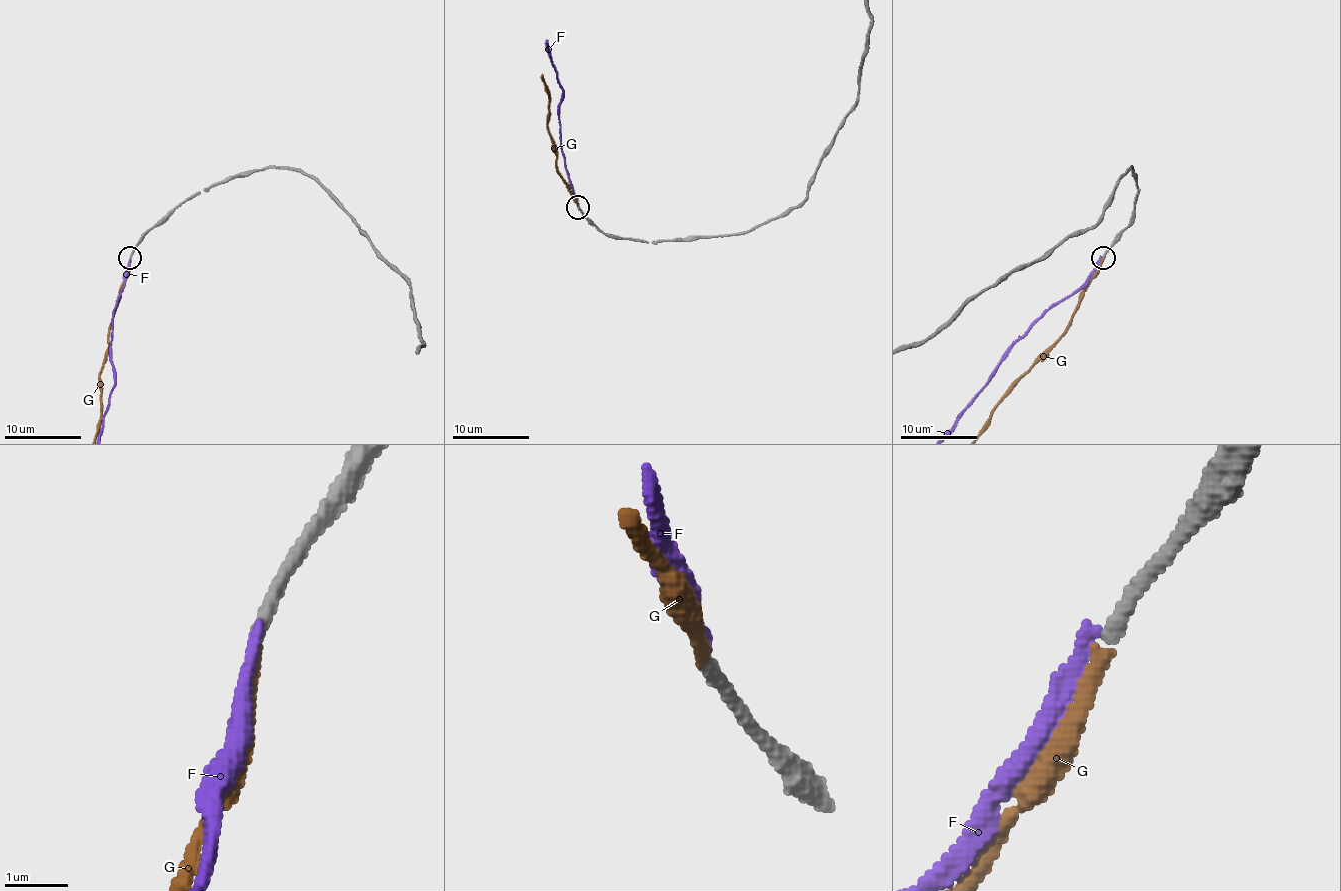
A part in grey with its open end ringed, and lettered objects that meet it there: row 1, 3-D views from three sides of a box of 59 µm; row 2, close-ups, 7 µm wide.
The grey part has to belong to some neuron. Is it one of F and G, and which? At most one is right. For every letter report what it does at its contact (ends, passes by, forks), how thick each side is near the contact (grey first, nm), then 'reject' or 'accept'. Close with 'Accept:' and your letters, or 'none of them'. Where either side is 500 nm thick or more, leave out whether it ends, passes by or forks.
F: it ends there; 240 nm thick on the grey side, 200 nm on the other; reject
G: it ends there; 200 nm thick on the grey side, 240 nm on the other; accept
Accept: G

